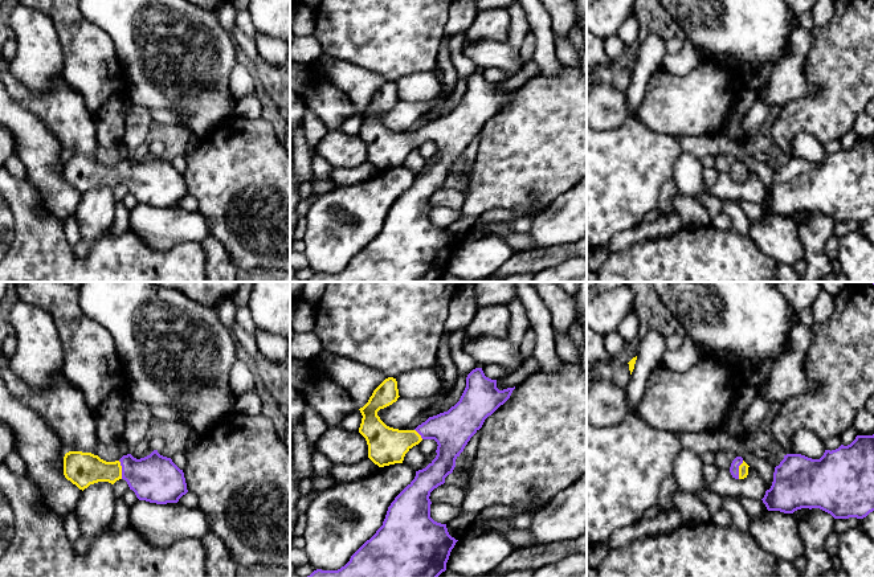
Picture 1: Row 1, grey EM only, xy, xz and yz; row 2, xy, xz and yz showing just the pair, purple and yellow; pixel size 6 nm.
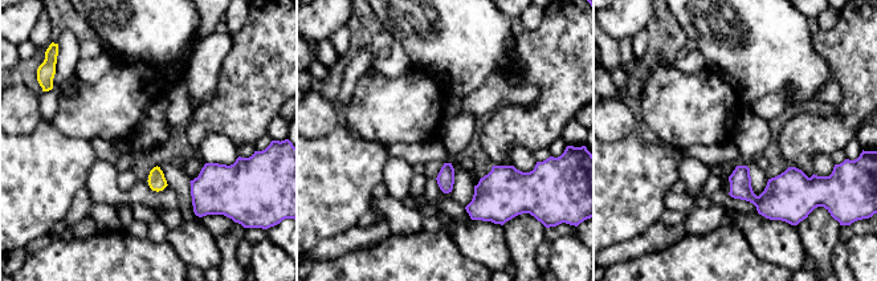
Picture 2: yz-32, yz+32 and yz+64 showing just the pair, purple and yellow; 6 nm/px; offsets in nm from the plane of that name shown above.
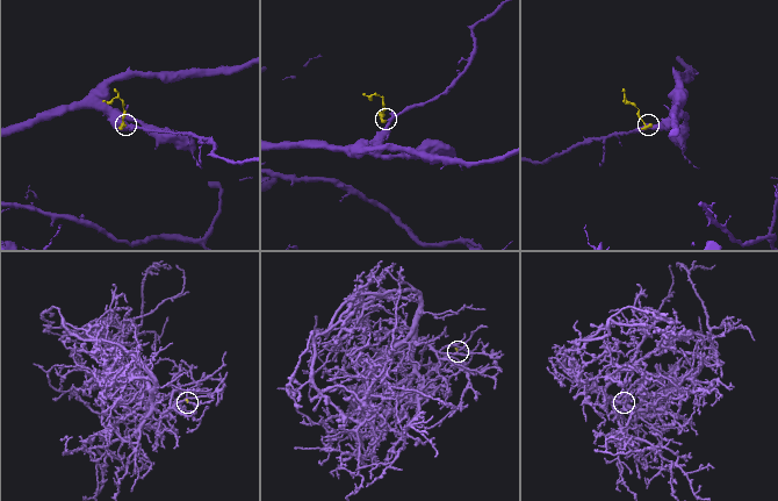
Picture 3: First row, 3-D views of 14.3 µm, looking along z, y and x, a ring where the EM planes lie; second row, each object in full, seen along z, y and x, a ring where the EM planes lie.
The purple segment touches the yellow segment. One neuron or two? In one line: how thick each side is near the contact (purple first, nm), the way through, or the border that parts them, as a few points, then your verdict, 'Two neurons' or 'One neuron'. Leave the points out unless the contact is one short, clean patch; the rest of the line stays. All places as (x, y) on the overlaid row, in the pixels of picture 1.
Thickness 280 nm (purple) against 200 nm. Path across: xy (155, 478), (122, 470), (82, 469). One neuron

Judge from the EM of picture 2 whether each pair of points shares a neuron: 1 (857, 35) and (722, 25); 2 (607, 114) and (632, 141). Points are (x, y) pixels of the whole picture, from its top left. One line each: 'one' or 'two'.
1: two
2: two

